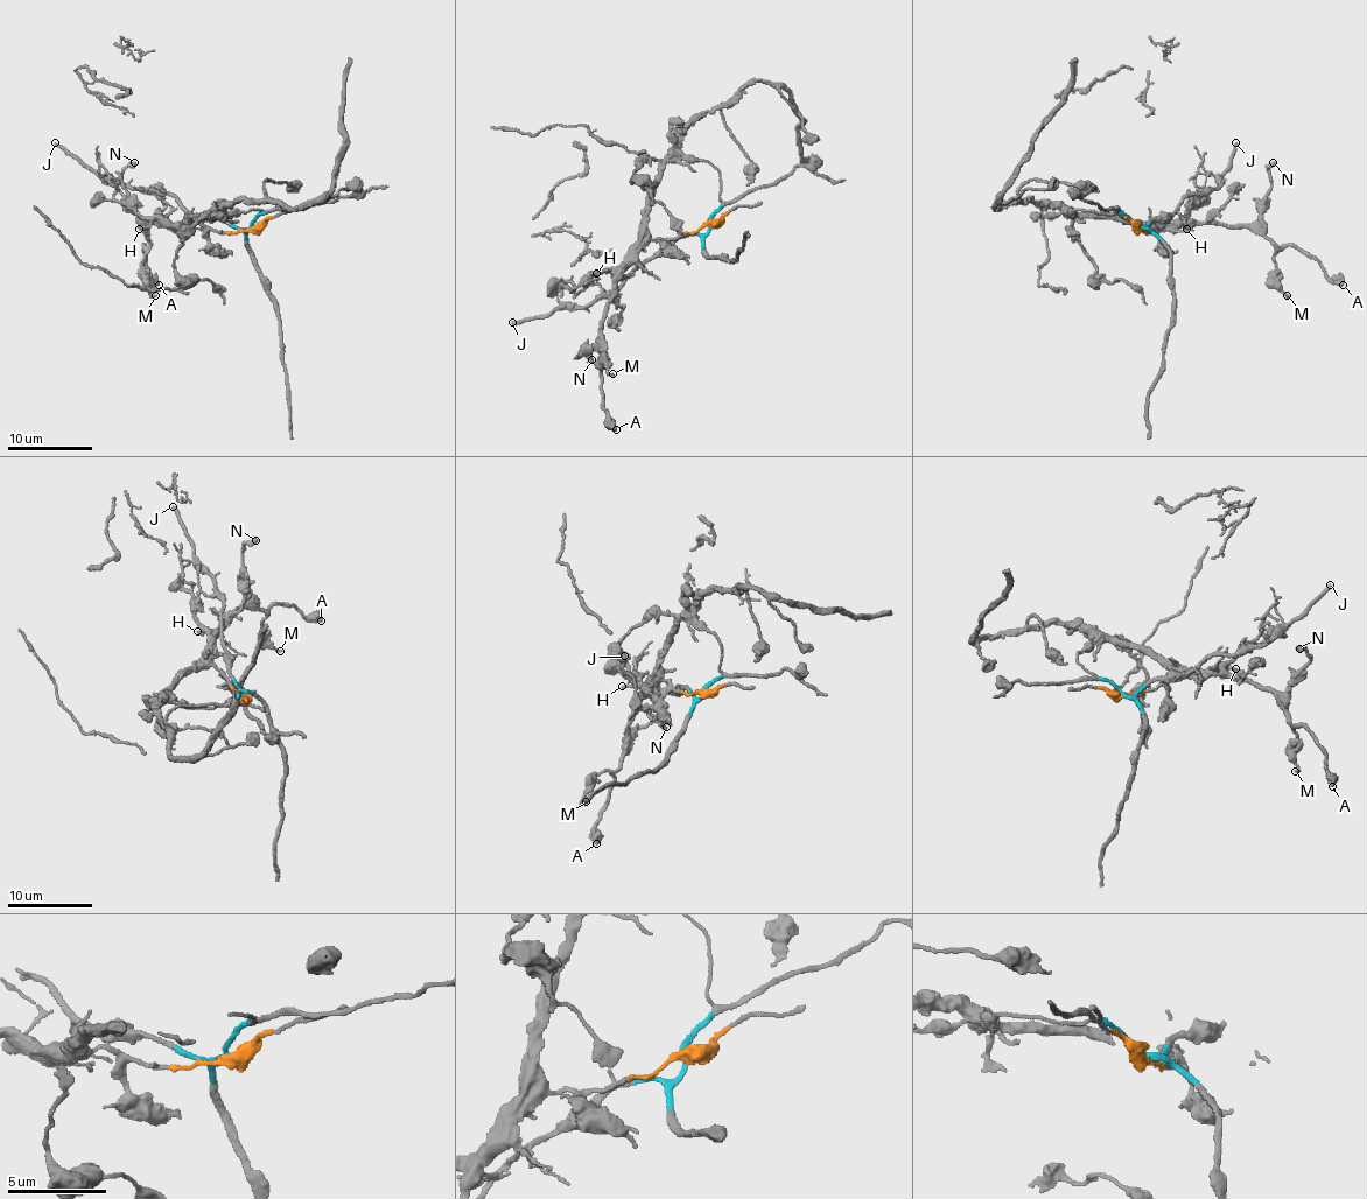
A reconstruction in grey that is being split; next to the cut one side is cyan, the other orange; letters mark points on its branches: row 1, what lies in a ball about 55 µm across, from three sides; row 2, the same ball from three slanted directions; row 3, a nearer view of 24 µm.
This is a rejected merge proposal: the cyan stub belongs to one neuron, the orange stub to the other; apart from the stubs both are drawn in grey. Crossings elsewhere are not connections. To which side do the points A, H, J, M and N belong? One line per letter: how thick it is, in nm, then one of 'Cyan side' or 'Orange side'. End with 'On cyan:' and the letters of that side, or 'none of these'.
A: Thickness 400 nm. Orange side
H: Thickness 160 nm. Orange side
J: Thickness 240 nm. Cyan side
M: Thickness 180 nm. Orange side
N: Thickness 380 nm. Orange side
On cyan: J

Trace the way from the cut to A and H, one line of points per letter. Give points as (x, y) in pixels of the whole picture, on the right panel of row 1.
A: (1138, 228), (1151, 232), (1152, 223), (1257, 228), (1278, 246), (1296, 245), (1343, 285)
H: (1138, 228), (1151, 232), (1152, 223), (1172, 225), (1180, 219), (1187, 230)

